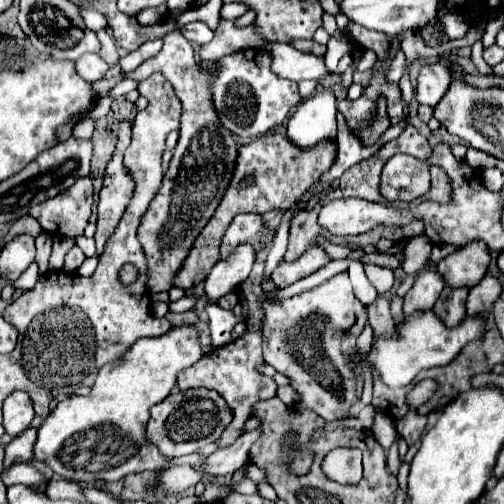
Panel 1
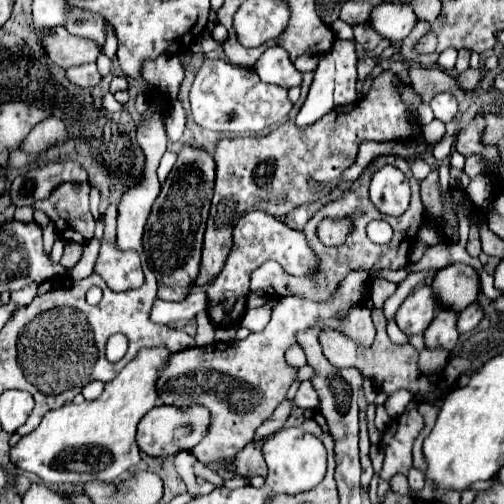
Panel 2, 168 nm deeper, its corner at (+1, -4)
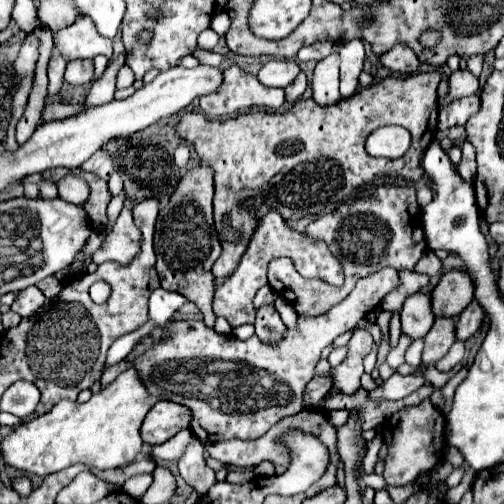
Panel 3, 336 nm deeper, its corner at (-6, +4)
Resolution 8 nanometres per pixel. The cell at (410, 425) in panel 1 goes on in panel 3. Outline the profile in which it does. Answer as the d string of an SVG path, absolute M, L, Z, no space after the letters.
M424 400L418 406L402 408L384 422L384 442L388 444L388 458L384 462L384 480L390 486L404 486L414 482L418 474L434 468L444 448L444 414Z

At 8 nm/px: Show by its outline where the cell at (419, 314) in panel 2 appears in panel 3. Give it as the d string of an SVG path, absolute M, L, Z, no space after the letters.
M416 292L408 296L400 310L400 318L402 318L402 332L406 336L410 336L412 340L424 338L434 324L430 294Z

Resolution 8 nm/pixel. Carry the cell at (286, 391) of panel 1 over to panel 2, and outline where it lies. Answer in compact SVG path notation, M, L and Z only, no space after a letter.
M303 382L297 396L295 396L295 404L303 406L303 408L317 408L319 400L317 400L317 392L313 388L311 382Z

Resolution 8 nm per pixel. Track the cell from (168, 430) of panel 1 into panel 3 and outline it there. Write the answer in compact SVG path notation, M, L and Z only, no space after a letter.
M158 400L144 418L144 424L140 430L142 440L150 446L164 444L180 430L188 430L190 422L192 422L190 408L186 408L182 404L168 402L168 400Z

